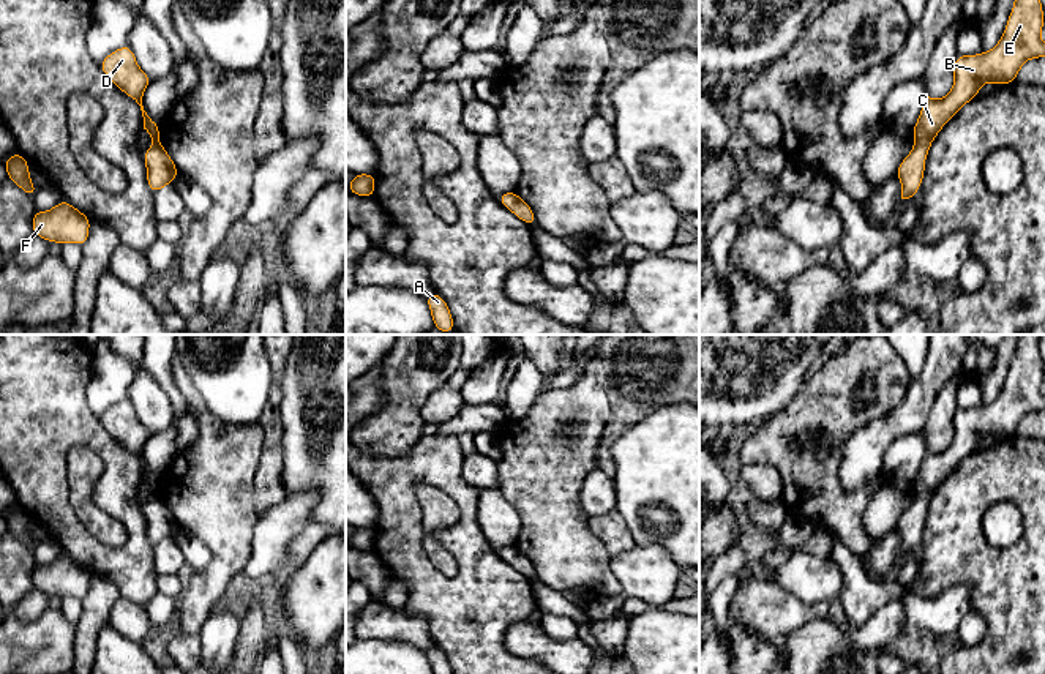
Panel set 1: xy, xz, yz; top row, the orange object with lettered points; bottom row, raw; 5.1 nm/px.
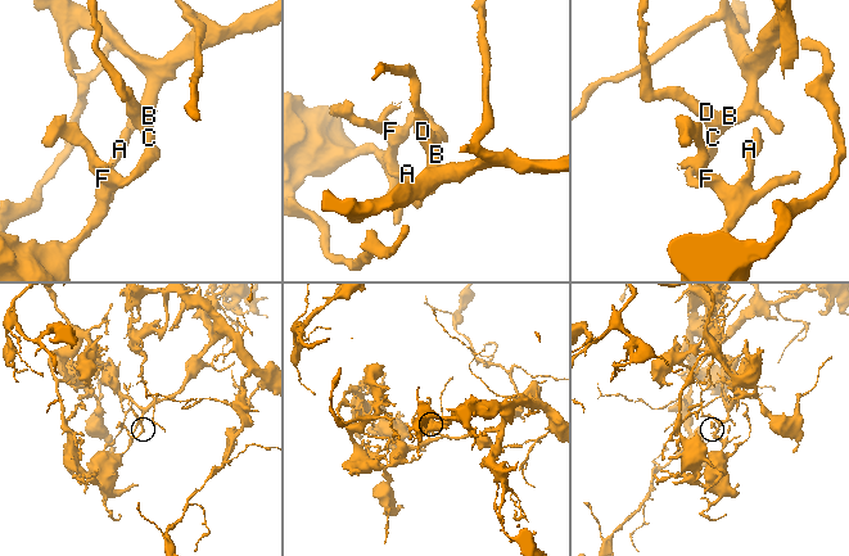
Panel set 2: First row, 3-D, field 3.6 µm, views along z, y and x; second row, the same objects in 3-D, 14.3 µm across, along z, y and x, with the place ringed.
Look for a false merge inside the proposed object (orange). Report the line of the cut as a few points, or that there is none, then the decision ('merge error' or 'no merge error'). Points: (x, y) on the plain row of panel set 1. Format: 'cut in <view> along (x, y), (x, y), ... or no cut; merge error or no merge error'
cut in xy along (161, 499), (157, 504), (149, 504); merge error

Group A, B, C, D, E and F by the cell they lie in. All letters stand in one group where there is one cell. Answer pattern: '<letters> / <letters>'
A F / B C D E

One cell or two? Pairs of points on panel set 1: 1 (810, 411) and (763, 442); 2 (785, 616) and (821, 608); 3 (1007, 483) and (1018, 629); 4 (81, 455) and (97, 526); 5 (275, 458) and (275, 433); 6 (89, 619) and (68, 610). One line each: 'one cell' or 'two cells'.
1: one cell
2: one cell
3: one cell
4: one cell
5: one cell
6: two cells

